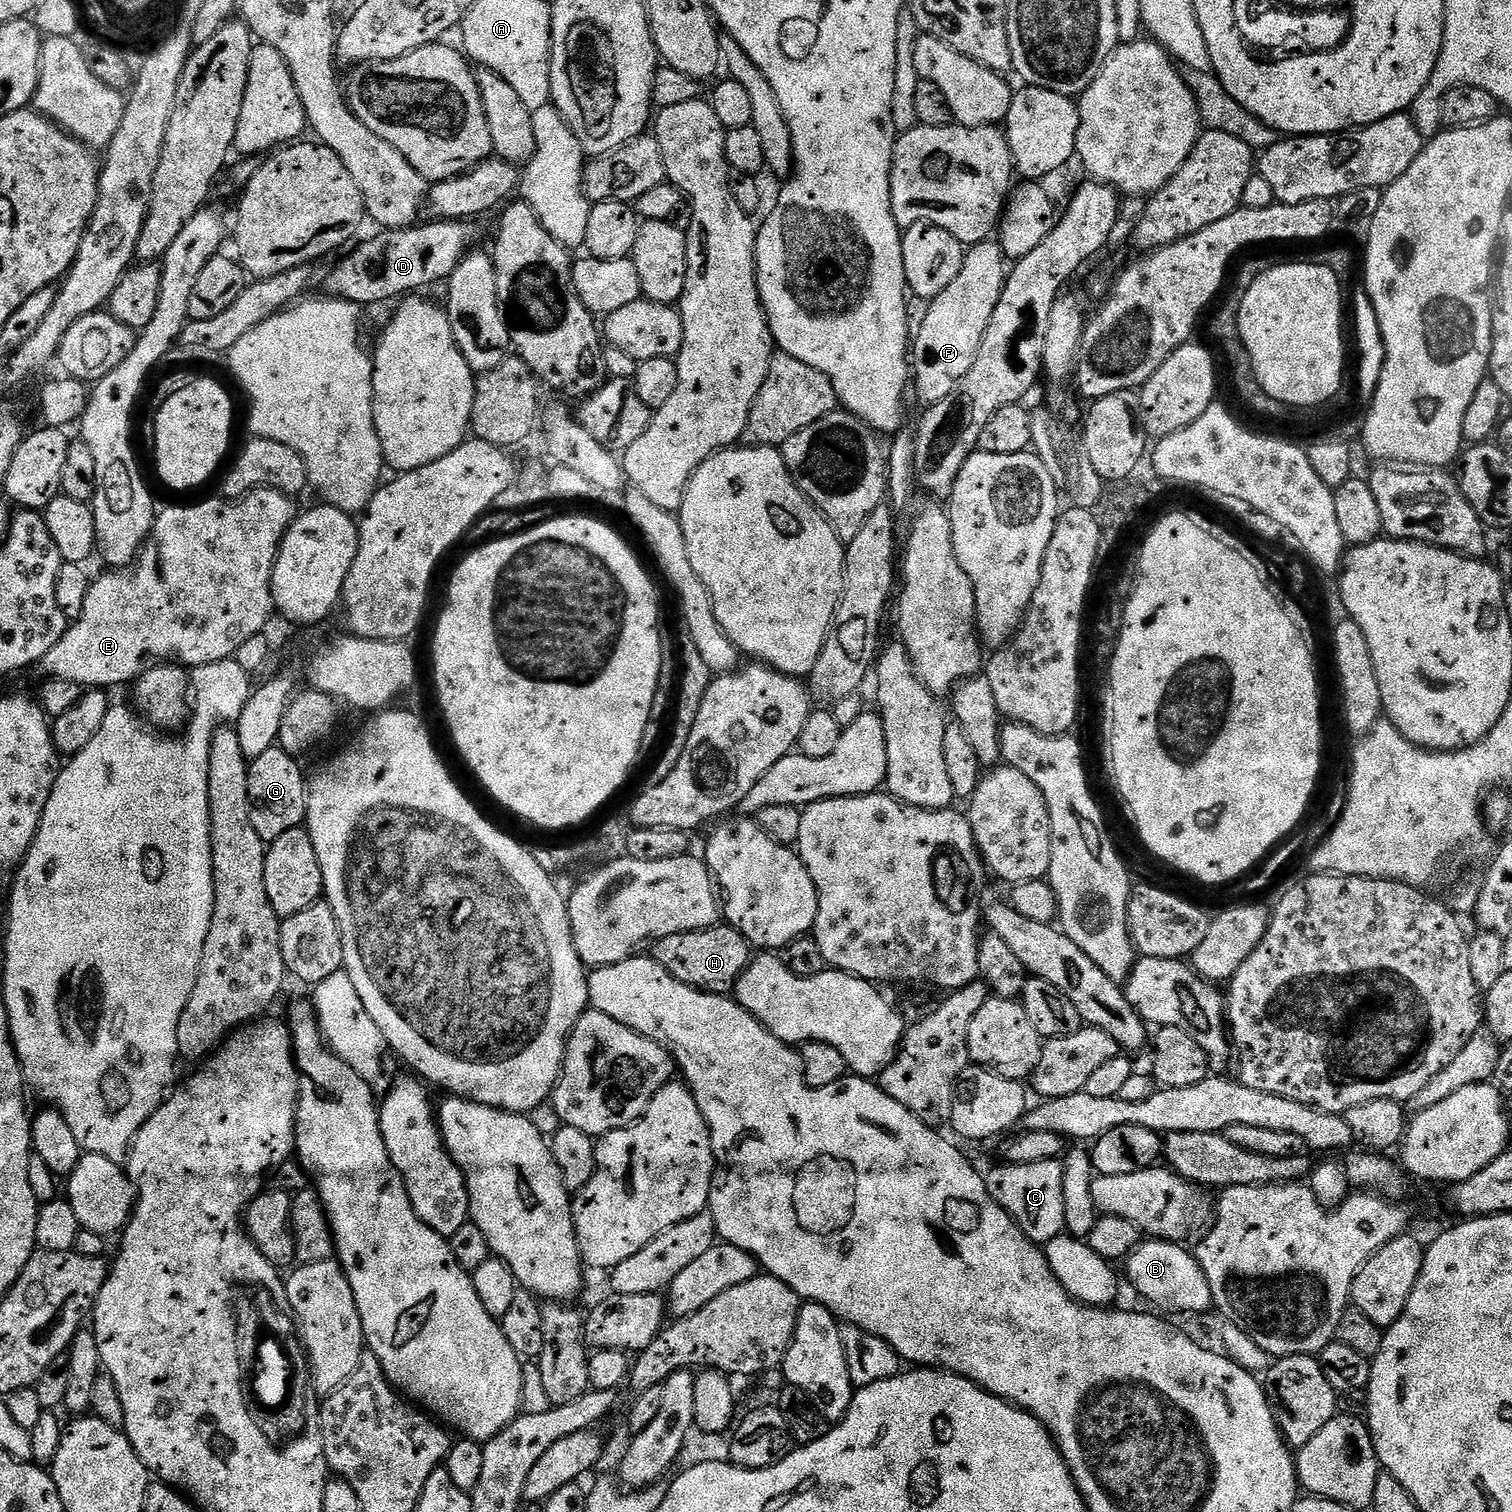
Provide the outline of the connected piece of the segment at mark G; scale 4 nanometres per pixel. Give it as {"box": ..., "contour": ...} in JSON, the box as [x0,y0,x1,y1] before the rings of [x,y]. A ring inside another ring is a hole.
{"box":[248,746,309,845],"contour":[[[273,746],[266,750],[266,754],[258,754],[248,765],[248,777],[250,778],[250,810],[254,830],[258,830],[258,838],[262,838],[265,845],[273,844],[286,830],[294,830],[301,827],[308,819],[308,785],[309,781],[304,780],[304,772],[300,769],[301,761],[284,751],[279,746]]]}

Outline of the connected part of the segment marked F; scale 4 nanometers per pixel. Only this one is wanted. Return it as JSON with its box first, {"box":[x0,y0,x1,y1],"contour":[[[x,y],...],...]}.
{"box":[910,243,1006,406],"contour":[[[999,243],[974,244],[965,251],[958,278],[927,305],[928,313],[920,329],[917,332],[915,329],[910,344],[910,384],[914,392],[916,388],[916,396],[924,406],[942,402],[966,378],[970,366],[974,366],[978,346],[982,346],[982,334],[986,334],[994,306],[1002,298],[1005,279],[1006,257]]]}

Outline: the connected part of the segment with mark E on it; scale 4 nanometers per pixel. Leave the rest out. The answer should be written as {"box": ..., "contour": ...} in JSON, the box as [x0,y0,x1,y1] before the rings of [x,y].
{"box":[42,488,298,690],"contour":[[[258,488],[254,492],[242,496],[238,500],[231,501],[227,498],[220,500],[204,500],[201,504],[188,504],[185,508],[168,508],[159,513],[156,524],[152,527],[152,535],[147,544],[144,545],[134,566],[117,568],[105,571],[105,576],[100,576],[91,581],[86,594],[86,606],[82,606],[82,614],[77,620],[71,621],[68,628],[62,634],[58,646],[46,654],[42,661],[42,668],[48,671],[49,677],[58,680],[75,680],[81,686],[91,686],[96,690],[112,690],[115,684],[128,684],[140,679],[150,666],[161,662],[175,662],[181,666],[187,666],[195,670],[204,668],[207,664],[231,660],[236,651],[241,648],[242,642],[249,638],[261,635],[265,631],[268,619],[274,616],[274,605],[272,603],[272,571],[280,544],[284,541],[284,535],[298,515],[298,507],[291,495],[279,492],[273,488]]]}

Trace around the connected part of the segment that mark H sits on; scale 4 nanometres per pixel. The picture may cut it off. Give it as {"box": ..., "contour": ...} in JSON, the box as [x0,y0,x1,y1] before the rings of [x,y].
{"box":[650,922,754,996],"contour":[[[720,922],[711,928],[669,934],[652,945],[650,956],[658,962],[658,966],[662,966],[662,970],[666,970],[666,974],[670,974],[670,978],[697,988],[699,992],[728,996],[735,989],[744,968],[752,963],[754,949],[738,930]]]}

